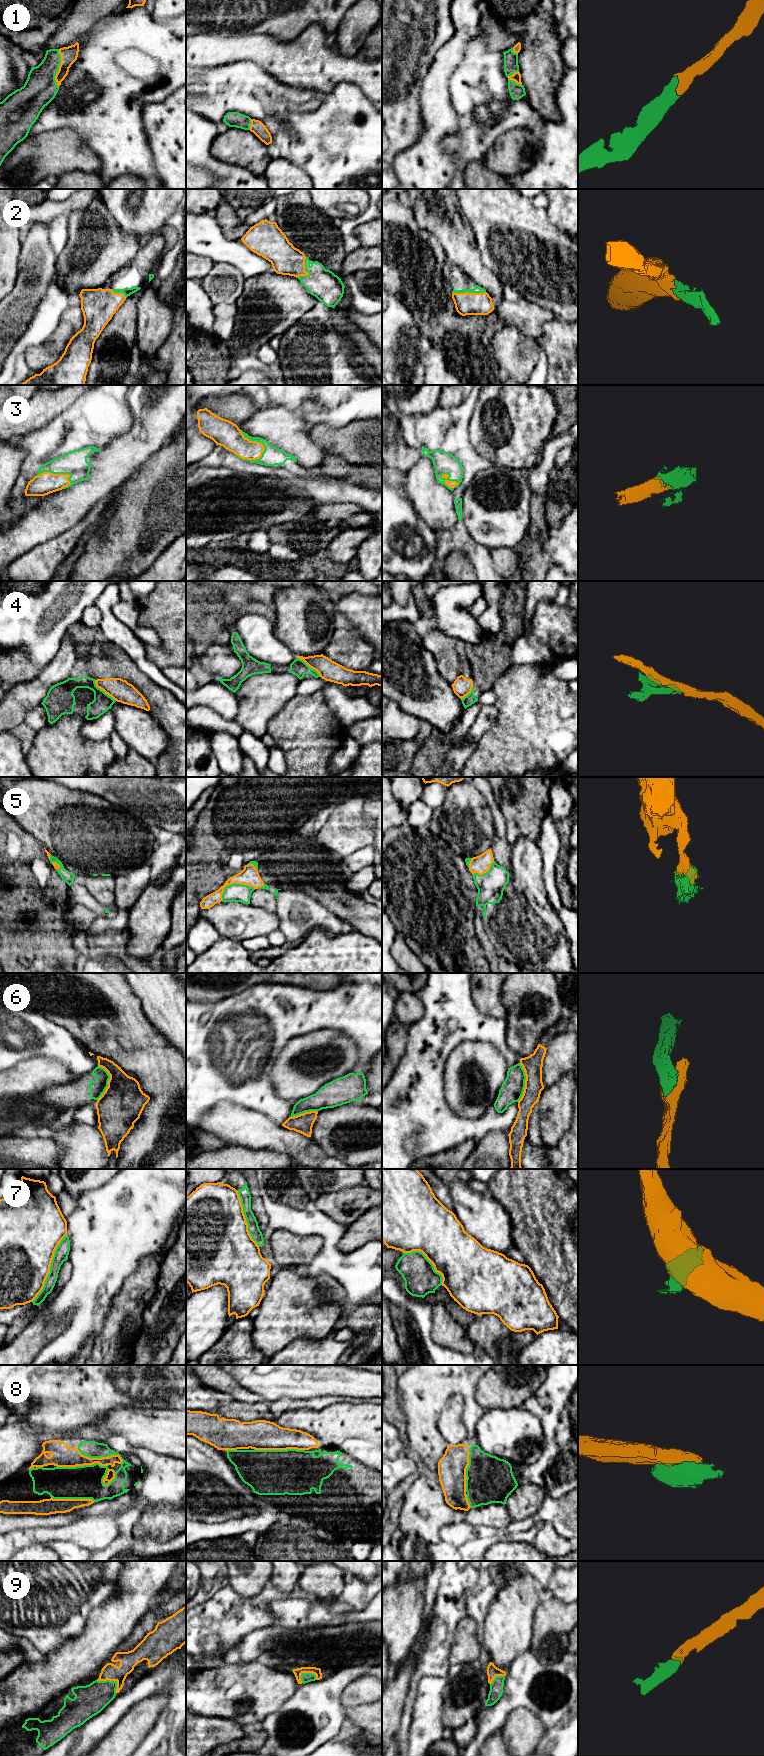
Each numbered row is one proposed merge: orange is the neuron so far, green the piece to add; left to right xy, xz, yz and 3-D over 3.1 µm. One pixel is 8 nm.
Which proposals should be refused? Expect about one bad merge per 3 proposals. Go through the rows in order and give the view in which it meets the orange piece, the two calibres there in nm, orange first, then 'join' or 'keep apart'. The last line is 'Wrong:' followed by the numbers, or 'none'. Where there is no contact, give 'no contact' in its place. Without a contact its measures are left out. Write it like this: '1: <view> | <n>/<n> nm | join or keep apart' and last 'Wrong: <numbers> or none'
1: xy | 130/260 nm | join
2: yz | 180/60 nm | join
3: xz | 200/150 nm | join
4: xy | 180/150 nm | keep apart
5: xz | 150/140 nm | join
6: yz | 160/180 nm | keep apart
7: xy | 440/110 nm | keep apart
8: xy | 180/280 nm | join
9: xy | 140/240 nm | join
Wrong: 4, 6, 7

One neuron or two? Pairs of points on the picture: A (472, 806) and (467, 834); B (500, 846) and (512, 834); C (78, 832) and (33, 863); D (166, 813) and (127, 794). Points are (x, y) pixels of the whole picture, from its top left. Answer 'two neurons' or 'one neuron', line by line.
A: one neuron
B: two neurons
C: two neurons
D: one neuron

